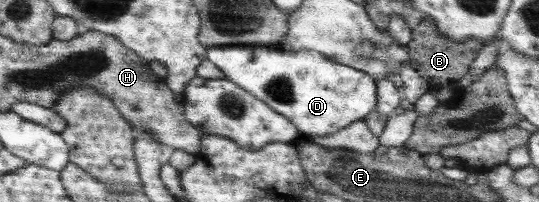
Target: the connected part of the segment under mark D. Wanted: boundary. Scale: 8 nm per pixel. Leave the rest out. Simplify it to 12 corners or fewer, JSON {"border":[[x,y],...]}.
{"border":[[211,47],[206,60],[302,135],[378,101],[372,76],[310,49]]}

